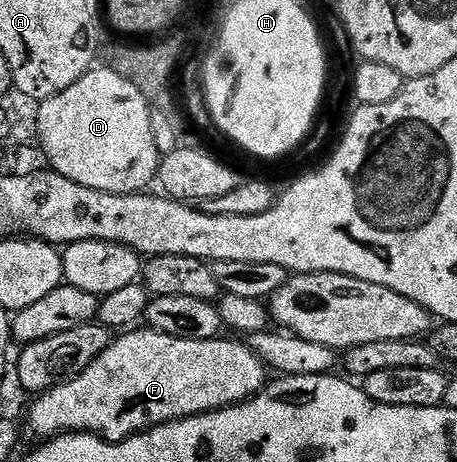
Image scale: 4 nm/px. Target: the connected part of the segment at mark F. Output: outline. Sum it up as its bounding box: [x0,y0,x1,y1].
[26,326,269,442]

